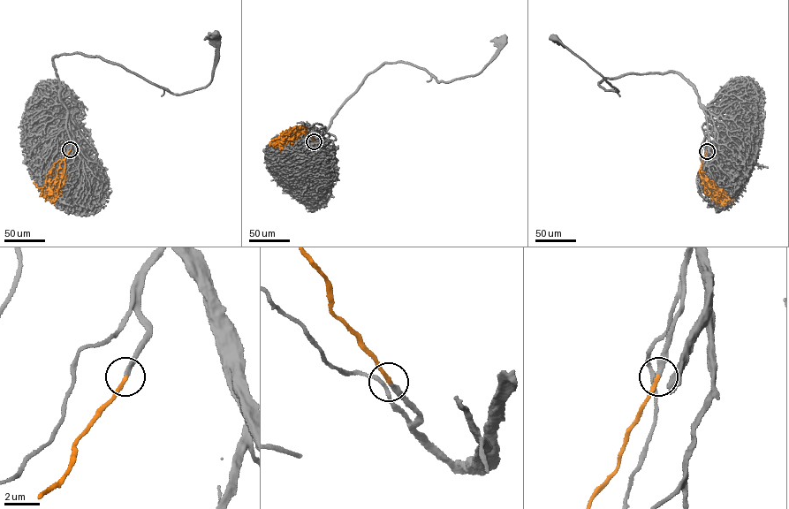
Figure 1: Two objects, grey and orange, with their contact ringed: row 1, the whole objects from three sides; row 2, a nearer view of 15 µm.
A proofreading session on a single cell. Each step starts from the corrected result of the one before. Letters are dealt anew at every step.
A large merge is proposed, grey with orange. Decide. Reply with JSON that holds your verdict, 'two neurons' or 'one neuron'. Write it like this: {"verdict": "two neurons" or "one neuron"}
{"verdict": "one neuron"}

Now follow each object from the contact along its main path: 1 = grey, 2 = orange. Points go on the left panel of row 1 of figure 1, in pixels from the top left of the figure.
1: (71, 149), (56, 56), (76, 52), (96, 56), (180, 94), (208, 85), (216, 34)
2: (70, 149), (65, 156), (65, 168), (56, 196), (51, 202), (54, 203)

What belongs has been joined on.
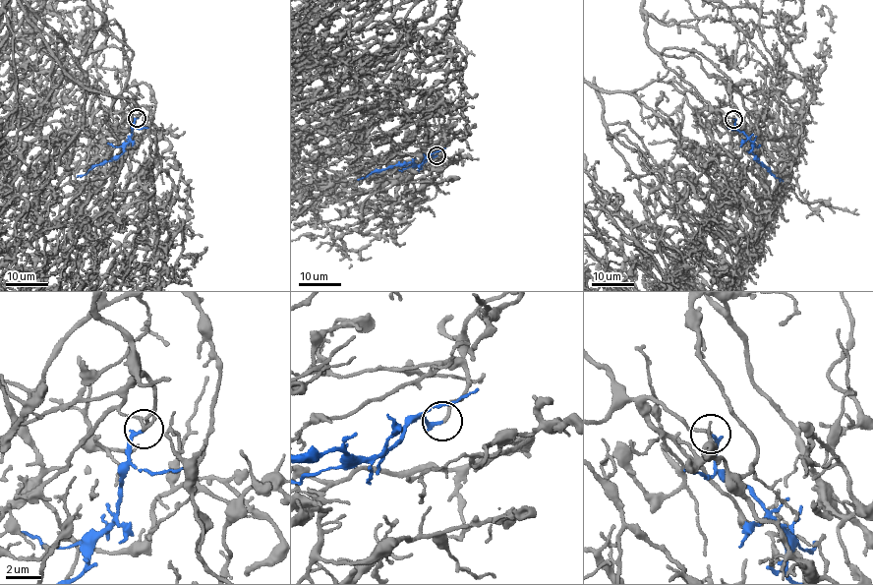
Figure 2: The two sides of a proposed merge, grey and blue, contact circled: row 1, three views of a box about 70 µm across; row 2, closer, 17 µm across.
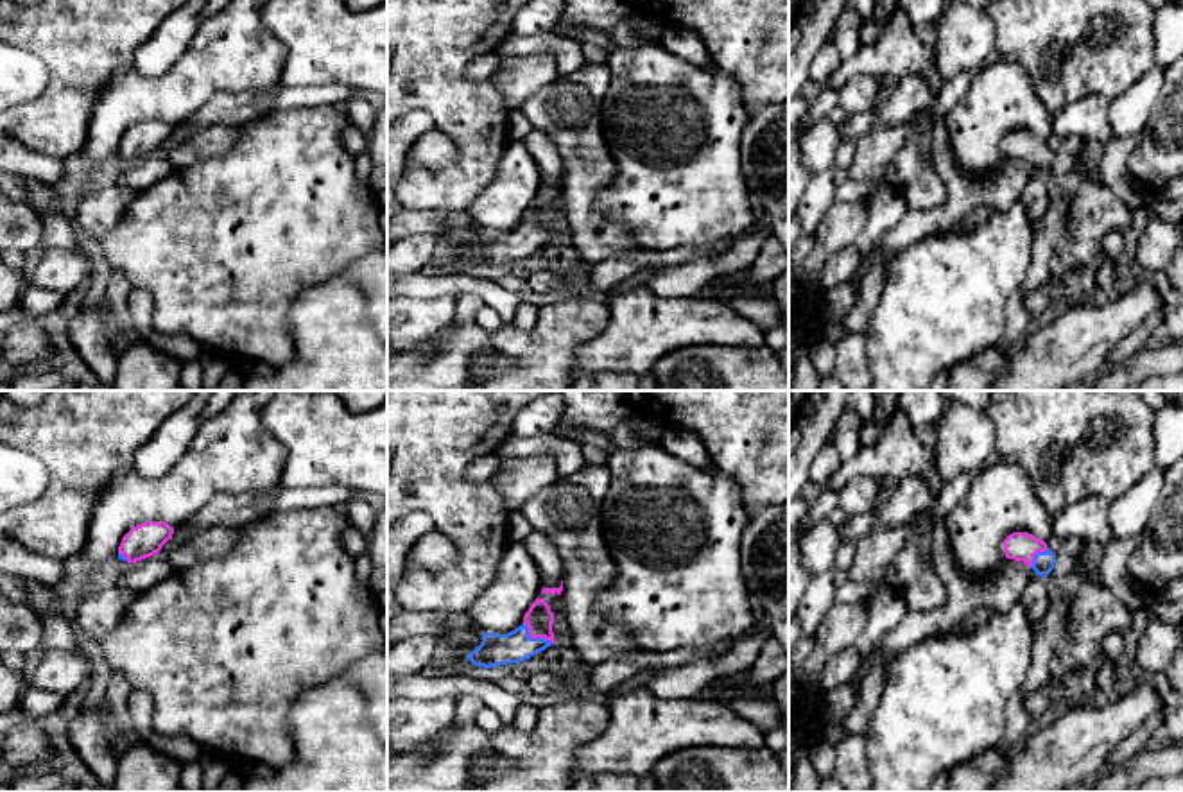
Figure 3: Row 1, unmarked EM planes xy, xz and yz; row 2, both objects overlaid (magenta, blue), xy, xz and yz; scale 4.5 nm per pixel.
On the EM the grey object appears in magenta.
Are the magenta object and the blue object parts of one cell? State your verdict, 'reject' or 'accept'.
accept

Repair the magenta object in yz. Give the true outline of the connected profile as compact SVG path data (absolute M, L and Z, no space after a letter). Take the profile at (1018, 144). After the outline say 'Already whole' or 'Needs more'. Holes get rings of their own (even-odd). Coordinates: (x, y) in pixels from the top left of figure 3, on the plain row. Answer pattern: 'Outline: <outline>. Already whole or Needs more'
Outline: M1013 131L1004 138L1004 152L1007 158L1023 159L1036 174L1047 176L1056 161L1056 152L1043 138L1029 131Z. Needs more

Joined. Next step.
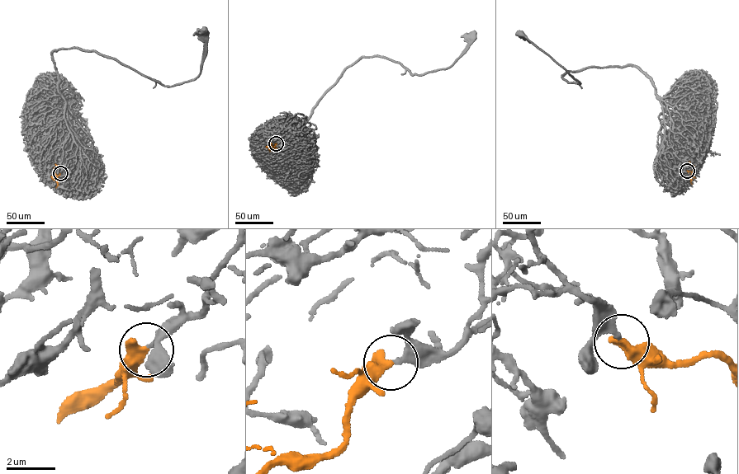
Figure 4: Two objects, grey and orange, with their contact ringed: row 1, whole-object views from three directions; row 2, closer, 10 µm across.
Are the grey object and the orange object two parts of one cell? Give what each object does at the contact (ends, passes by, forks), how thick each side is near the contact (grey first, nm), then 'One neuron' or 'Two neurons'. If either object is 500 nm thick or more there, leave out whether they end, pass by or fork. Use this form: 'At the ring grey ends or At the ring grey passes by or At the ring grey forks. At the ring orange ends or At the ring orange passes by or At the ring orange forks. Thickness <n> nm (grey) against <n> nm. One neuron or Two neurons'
At the ring grey ends. At the ring orange ends. Thickness 220 nm (grey) against 480 nm. One neuron

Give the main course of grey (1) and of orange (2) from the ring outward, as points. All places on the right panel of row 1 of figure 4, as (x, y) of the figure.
1: (687, 171), (670, 142), (667, 105), (637, 68), (588, 67), (562, 74), (568, 82), (580, 84), (520, 33)
2: (687, 171), (691, 172), (693, 170), (689, 161)

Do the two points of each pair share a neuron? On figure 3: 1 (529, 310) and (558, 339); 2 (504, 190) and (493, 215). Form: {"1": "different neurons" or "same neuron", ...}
{"1": "different neurons", "2": "same neuron"}

